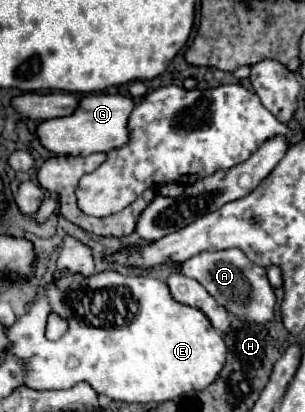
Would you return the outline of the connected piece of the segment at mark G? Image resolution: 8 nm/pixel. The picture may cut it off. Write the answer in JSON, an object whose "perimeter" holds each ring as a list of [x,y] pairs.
{"perimeter":[[[88,94],[80,98],[80,108],[72,116],[60,116],[56,120],[44,120],[36,126],[40,144],[54,154],[88,156],[92,152],[108,152],[128,142],[126,120],[134,108],[134,102],[122,94]]]}

